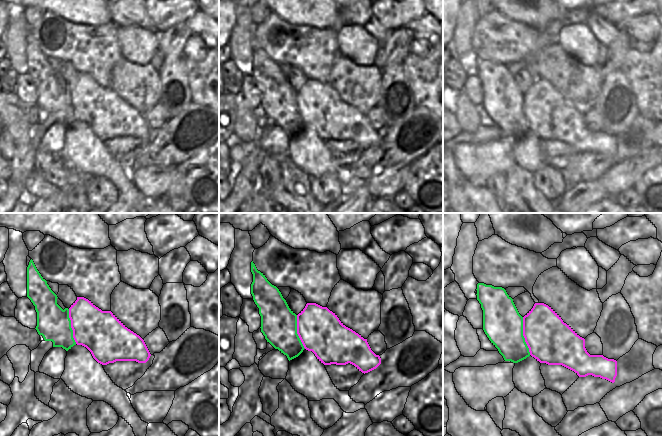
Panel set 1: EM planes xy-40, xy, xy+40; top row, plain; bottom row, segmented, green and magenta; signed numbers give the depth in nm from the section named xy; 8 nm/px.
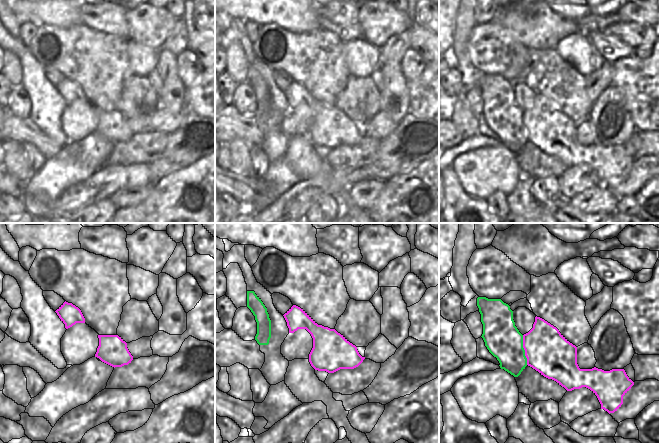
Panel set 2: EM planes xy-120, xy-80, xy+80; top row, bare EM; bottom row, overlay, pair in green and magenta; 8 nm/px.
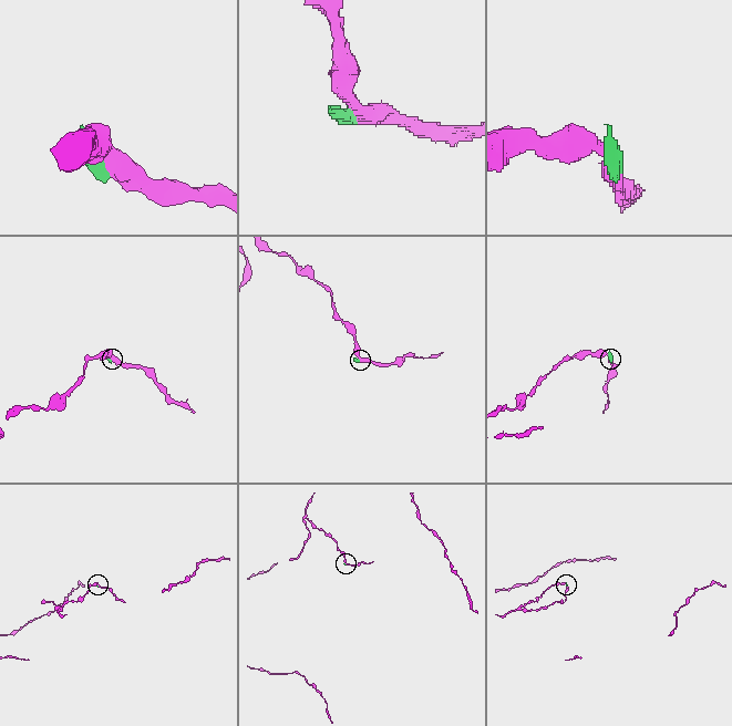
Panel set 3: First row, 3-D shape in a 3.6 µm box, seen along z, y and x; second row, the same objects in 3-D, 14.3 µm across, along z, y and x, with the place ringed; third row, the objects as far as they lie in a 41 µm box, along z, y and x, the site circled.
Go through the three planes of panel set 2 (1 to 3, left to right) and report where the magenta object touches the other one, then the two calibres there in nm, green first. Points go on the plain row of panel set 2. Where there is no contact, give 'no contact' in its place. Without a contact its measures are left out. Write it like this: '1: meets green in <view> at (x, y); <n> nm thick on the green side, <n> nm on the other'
1: no contact
2: no contact
3: meets green in xy+80 at (524, 126); 280 nm thick on the green side, 360 nm on the other

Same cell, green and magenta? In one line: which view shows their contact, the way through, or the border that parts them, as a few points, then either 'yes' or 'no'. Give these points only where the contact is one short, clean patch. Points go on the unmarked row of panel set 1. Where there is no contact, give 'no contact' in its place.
xy+40 | along xy+40 (522, 93), (522, 111), (530, 130) | no

